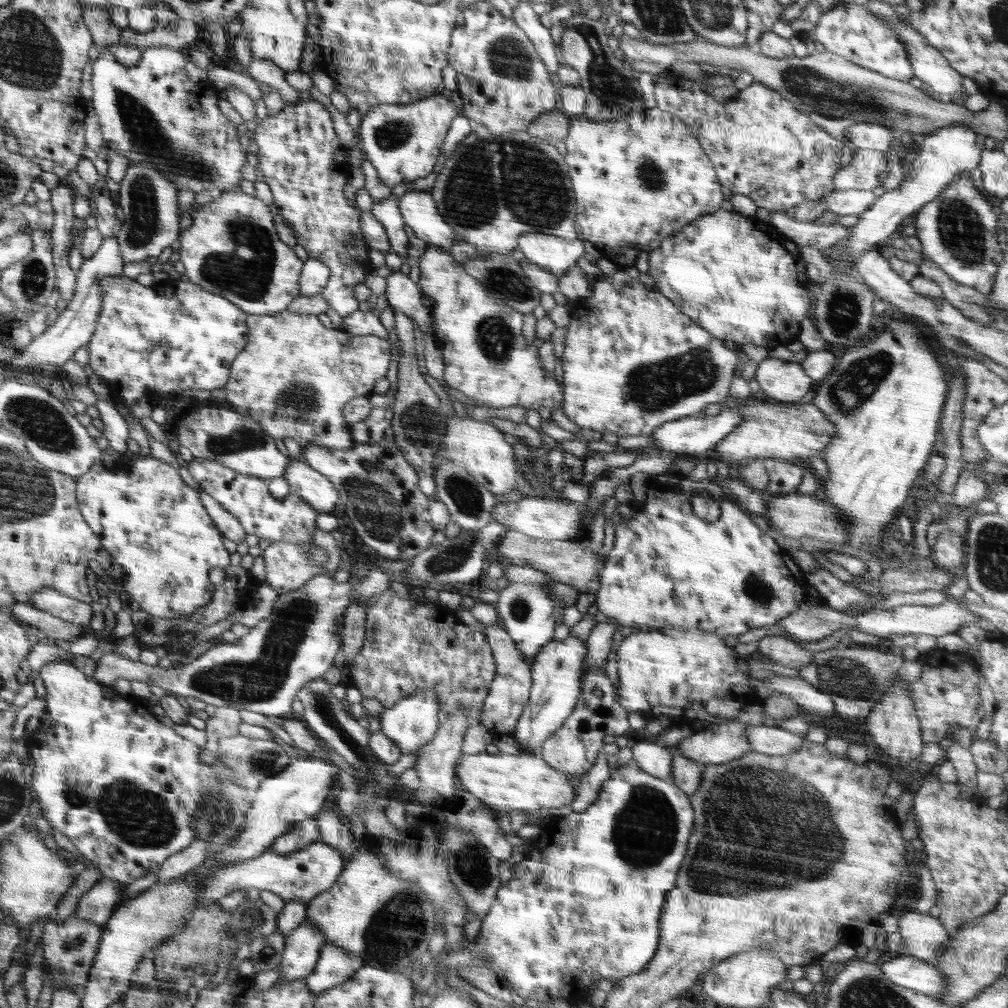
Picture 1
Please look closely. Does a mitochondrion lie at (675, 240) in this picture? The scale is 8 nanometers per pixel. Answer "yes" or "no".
no

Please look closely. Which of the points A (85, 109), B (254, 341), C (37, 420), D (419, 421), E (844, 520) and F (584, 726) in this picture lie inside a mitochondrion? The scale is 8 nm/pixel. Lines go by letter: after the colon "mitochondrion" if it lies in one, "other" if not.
A: other
B: other
C: mitochondrion
D: mitochondrion
E: other
F: other

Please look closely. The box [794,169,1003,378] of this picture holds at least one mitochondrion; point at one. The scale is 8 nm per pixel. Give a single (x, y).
(960, 228)

